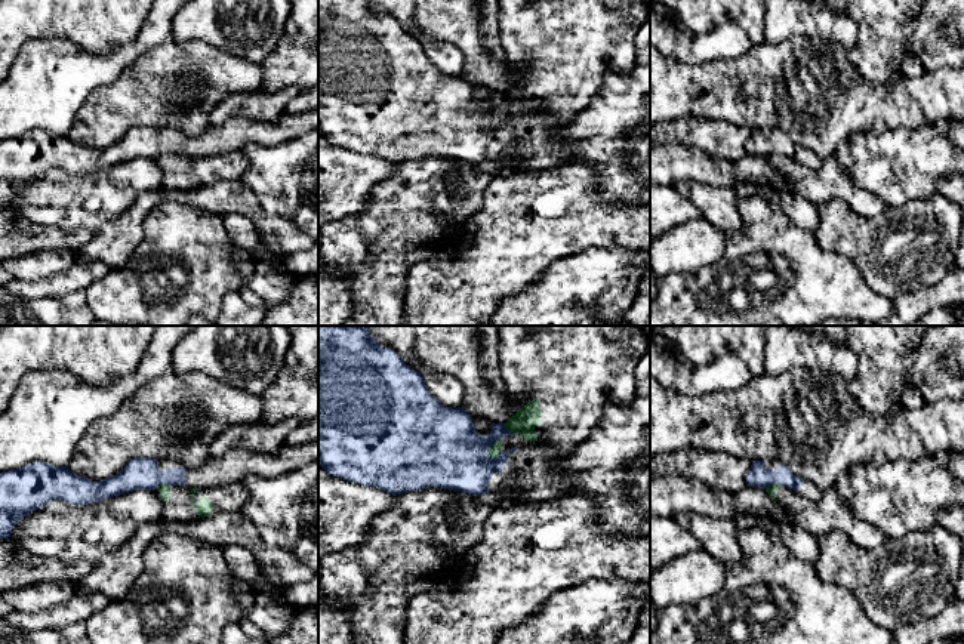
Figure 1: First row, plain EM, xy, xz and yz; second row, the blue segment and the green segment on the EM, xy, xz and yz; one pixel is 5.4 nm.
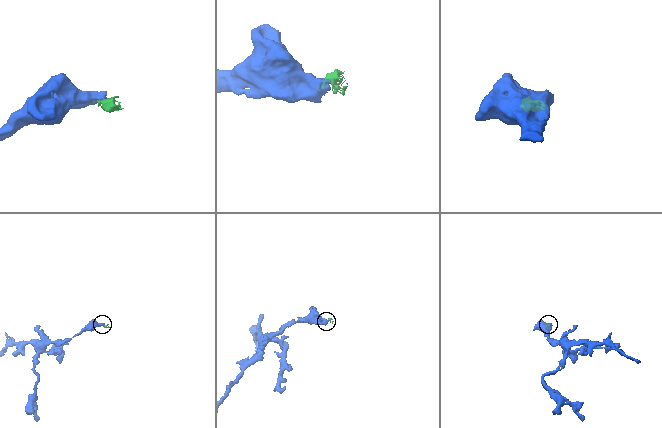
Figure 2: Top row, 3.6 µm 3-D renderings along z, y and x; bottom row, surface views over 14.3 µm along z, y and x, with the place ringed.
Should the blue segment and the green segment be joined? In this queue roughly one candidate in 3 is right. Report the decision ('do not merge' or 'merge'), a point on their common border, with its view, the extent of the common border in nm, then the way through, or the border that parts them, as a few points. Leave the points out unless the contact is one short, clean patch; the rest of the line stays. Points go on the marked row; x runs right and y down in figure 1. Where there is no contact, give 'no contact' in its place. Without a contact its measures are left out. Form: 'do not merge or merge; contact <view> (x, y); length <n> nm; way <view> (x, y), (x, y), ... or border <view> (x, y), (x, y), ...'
do not merge; contact xz (493, 458); length 100 nm; border xz (502, 452), (496, 456), (486, 455)

